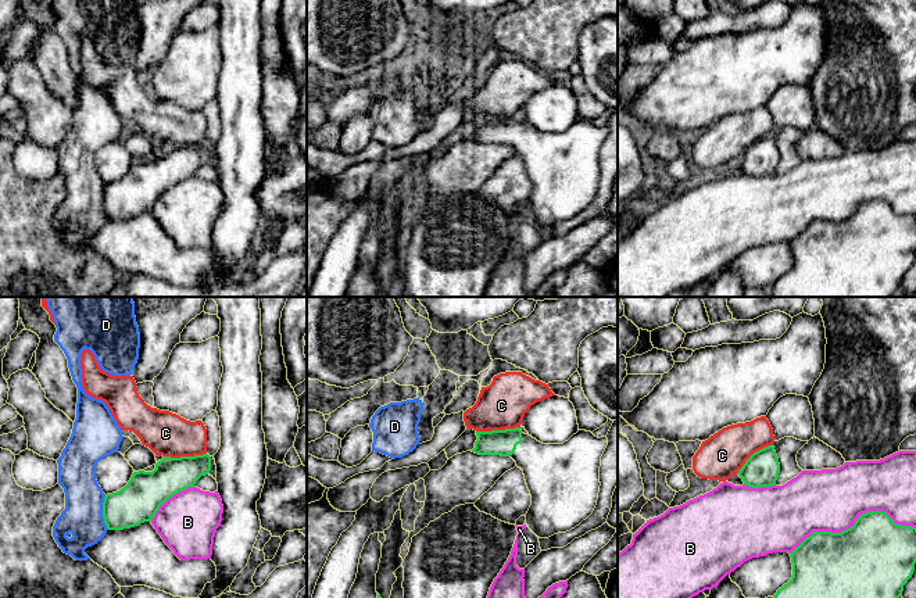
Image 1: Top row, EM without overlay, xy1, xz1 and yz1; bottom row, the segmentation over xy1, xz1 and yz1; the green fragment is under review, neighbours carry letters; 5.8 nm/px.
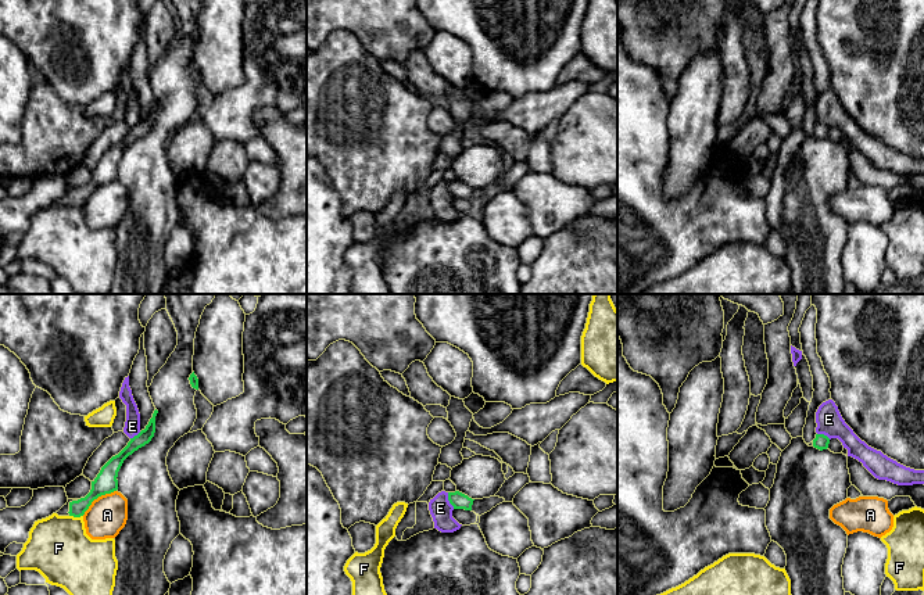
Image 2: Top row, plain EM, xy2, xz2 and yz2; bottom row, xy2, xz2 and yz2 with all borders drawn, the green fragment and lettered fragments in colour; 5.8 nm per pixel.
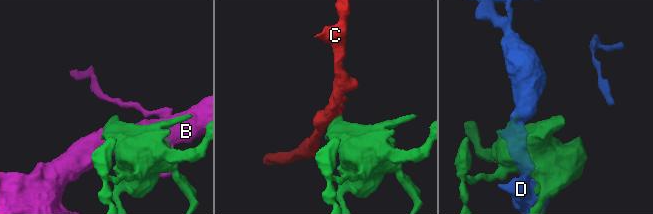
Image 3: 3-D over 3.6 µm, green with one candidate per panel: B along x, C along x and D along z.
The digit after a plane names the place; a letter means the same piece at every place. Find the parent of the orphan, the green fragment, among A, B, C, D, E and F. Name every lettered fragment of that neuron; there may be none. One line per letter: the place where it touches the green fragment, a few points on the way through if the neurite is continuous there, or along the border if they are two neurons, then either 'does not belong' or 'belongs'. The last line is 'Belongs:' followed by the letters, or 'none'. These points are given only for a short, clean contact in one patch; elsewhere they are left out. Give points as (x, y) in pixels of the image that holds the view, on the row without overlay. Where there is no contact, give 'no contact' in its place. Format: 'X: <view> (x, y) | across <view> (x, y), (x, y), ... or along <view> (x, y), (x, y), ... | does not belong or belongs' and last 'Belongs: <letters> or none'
A: xy2 (97, 186) | along xy2 (115, 179), (99, 185), (82, 204) | does not belong
B: yz1 (851, 215) | does not belong
C: xz1 (497, 120) | along xz1 (519, 115), (476, 121) | does not belong
D: xy1 (103, 201) | does not belong
E: xz2 (448, 189) | along xz2 (447, 182), (447, 189), (454, 197) | does not belong
F: xy2 (76, 205) | does not belong
Belongs: none

